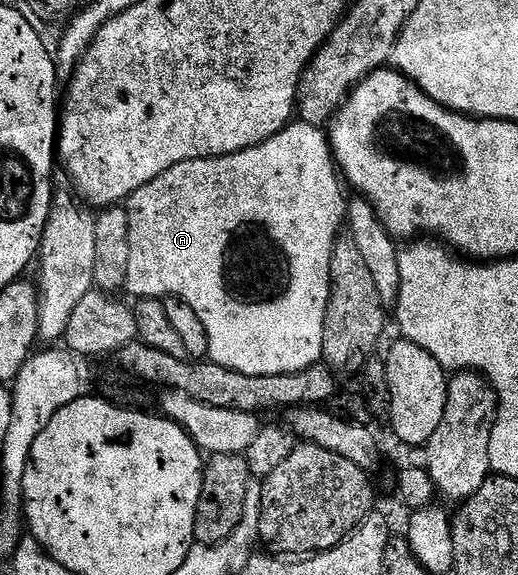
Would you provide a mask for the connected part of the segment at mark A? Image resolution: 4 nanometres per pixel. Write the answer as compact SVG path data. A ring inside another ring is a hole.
M302 122L289 123L273 134L273 138L237 154L181 162L173 166L173 170L165 170L165 174L153 178L153 182L141 186L141 190L125 201L129 218L129 274L126 291L131 291L135 298L176 296L189 302L189 306L197 310L197 318L201 318L201 323L205 325L205 334L209 334L207 354L210 363L237 370L241 374L289 374L318 364L323 360L323 327L327 303L331 297L331 255L336 240L340 239L339 227L344 227L349 203L348 197L343 197L342 187L344 185L337 171L328 133L323 128Z

